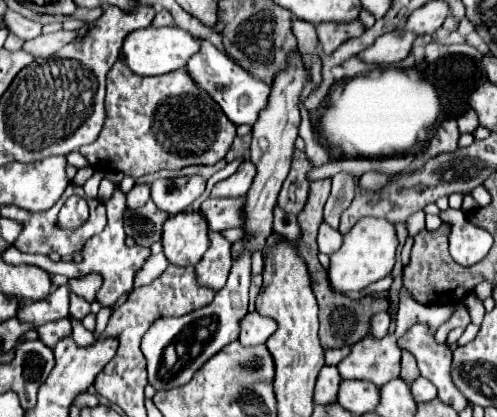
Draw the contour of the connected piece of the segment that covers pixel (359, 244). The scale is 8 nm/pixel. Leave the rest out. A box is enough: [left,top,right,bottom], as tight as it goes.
[328,218,396,294]

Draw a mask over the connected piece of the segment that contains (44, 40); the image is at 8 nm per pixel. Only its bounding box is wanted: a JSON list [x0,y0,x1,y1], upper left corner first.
[24,30,78,58]

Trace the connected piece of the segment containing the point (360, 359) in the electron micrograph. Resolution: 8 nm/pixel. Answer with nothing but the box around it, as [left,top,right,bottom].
[338,336,402,386]

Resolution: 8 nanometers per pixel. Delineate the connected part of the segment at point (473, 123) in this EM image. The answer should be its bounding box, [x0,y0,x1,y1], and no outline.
[458,108,478,134]

